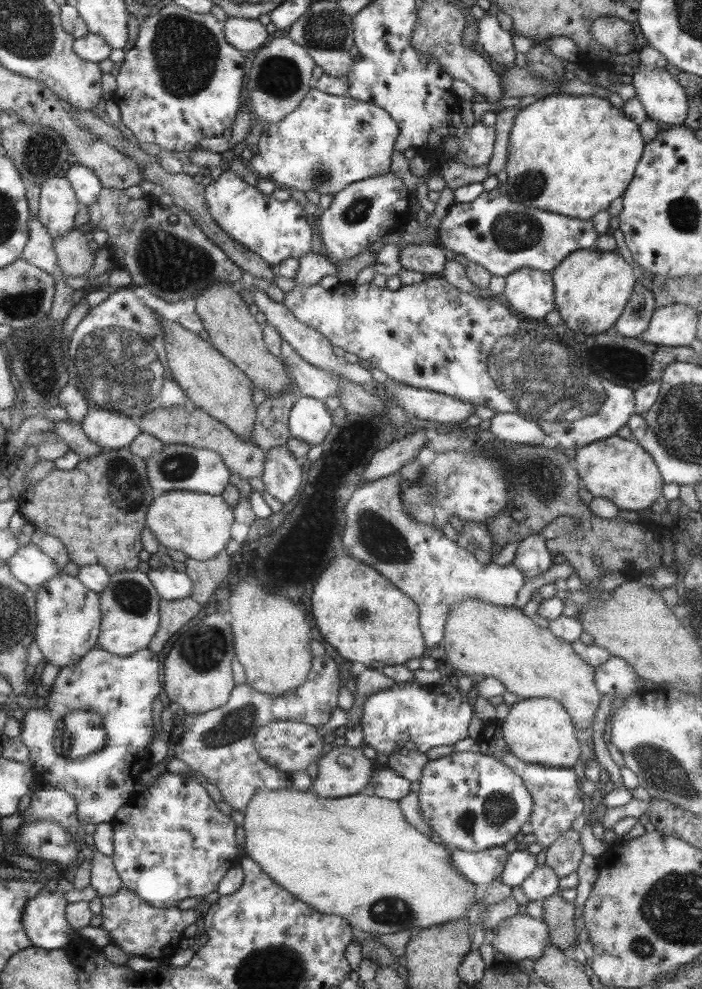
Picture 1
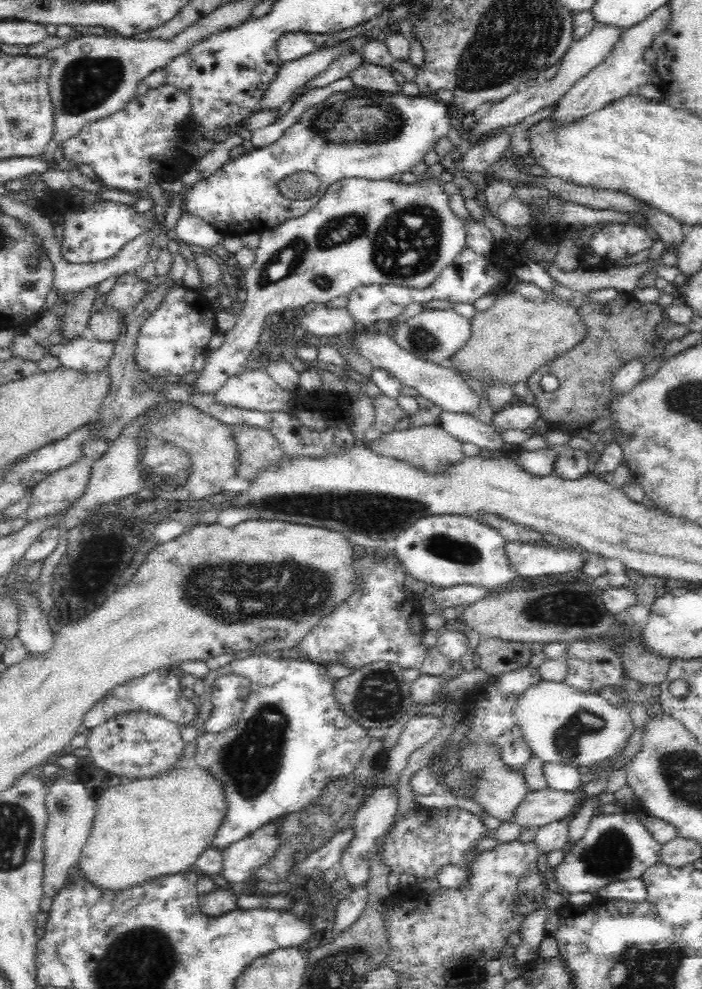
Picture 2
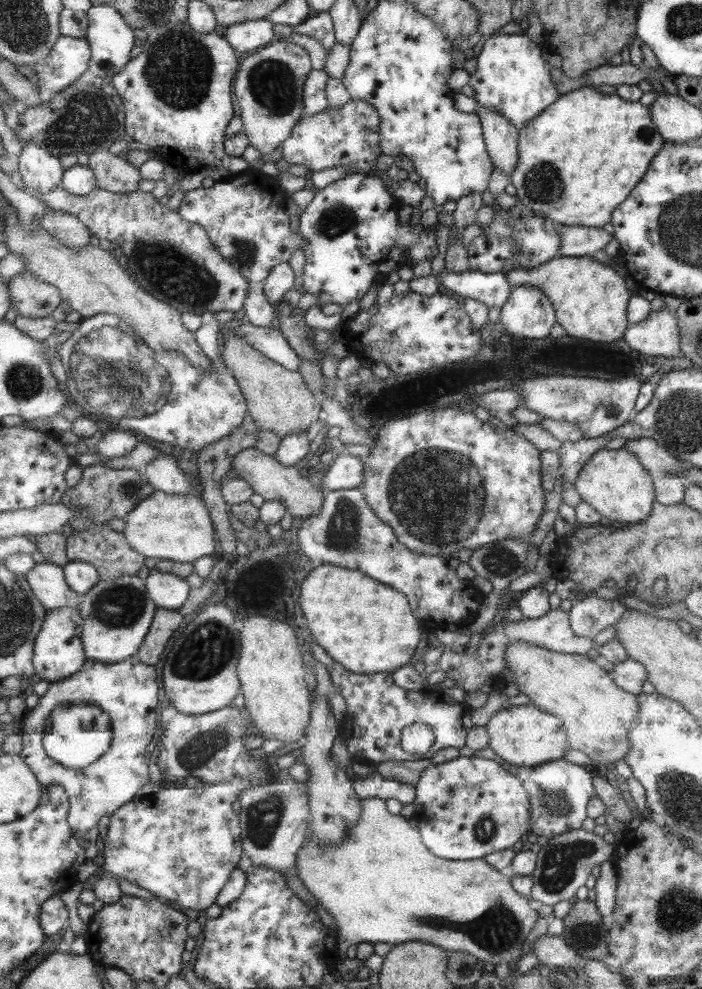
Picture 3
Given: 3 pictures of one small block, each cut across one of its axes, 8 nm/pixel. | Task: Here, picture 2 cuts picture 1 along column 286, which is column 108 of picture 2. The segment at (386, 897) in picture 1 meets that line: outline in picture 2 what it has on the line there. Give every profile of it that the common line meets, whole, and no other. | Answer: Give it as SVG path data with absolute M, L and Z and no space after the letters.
M198 766L192 770L171 769L150 780L119 783L96 798L93 826L76 865L86 880L99 889L112 892L133 888L153 877L178 874L192 869L198 856L212 846L211 841L225 820L226 812L221 782Z

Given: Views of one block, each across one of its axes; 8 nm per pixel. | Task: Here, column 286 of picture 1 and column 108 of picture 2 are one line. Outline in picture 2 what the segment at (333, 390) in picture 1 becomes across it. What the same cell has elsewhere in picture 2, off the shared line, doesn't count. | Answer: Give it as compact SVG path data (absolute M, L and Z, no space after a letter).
M64 340L56 347L63 368L78 373L99 373L108 369L114 345L96 340Z

